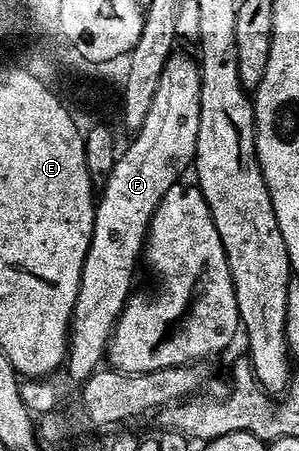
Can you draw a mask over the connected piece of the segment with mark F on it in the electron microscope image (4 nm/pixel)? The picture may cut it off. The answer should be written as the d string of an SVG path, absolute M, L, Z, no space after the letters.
M174 52L170 58L167 59L164 64L162 71L160 72L160 82L156 84L156 96L152 96L152 108L148 108L148 116L144 116L144 124L140 124L140 128L133 135L134 138L130 142L130 147L123 149L119 153L118 159L114 162L112 172L108 176L108 180L101 186L100 193L96 198L96 205L94 207L94 227L92 228L92 240L88 244L88 252L84 256L84 268L82 269L82 275L80 276L80 288L76 292L76 304L72 308L72 316L70 317L70 336L68 339L68 349L66 351L66 360L64 368L59 369L57 372L45 377L45 378L26 378L25 380L19 381L18 391L20 396L24 400L24 404L29 408L31 414L35 416L41 416L43 414L52 414L59 409L58 405L69 396L70 393L75 393L76 388L81 387L82 383L94 373L95 370L99 369L103 365L104 359L106 358L106 346L110 342L110 334L114 330L114 326L118 323L118 318L122 314L122 310L126 307L126 299L130 297L132 293L132 287L130 287L130 277L134 274L134 269L137 268L138 262L140 266L140 259L144 254L144 243L146 235L150 233L150 221L152 216L156 212L156 208L160 204L160 200L164 200L164 196L168 192L168 188L172 188L179 181L178 178L194 161L194 153L196 152L196 136L198 135L198 129L200 128L200 72L198 71L198 63L193 57L190 58L186 54L180 54L180 52Z

